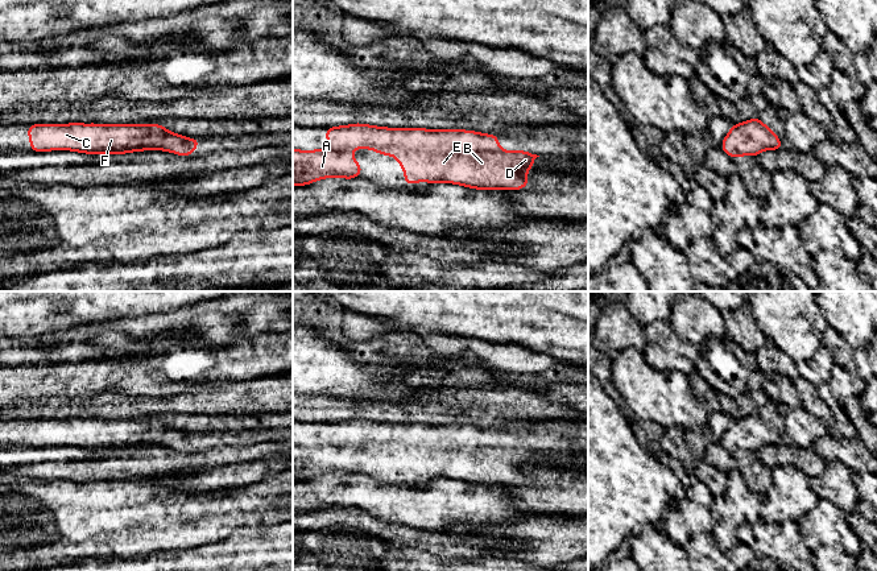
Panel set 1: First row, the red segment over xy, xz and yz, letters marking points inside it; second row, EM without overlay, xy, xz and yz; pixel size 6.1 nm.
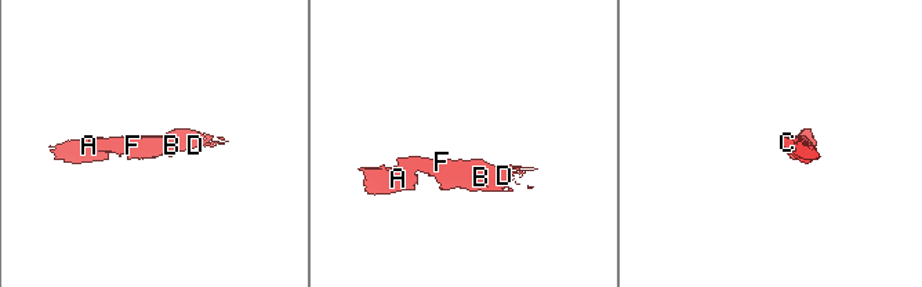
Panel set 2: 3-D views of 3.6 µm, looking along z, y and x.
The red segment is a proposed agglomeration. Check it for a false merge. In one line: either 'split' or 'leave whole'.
leave whole

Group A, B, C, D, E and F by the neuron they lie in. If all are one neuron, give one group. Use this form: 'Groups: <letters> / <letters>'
Groups: A B C D E F

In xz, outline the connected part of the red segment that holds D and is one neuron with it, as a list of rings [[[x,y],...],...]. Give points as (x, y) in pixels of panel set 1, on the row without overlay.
[[[349,419],[342,422],[326,423],[327,439],[344,439],[346,444],[314,444],[303,447],[293,444],[293,481],[306,481],[317,479],[323,473],[339,472],[346,475],[357,473],[363,462],[352,454],[352,446],[364,443],[372,444],[382,451],[396,451],[400,462],[404,463],[405,477],[408,483],[414,477],[430,479],[455,479],[476,485],[522,485],[528,481],[529,473],[525,468],[526,464],[534,466],[533,456],[539,452],[530,447],[518,446],[508,447],[500,443],[497,430],[479,429],[475,426],[463,425],[423,425],[423,423],[385,423],[368,419]]]

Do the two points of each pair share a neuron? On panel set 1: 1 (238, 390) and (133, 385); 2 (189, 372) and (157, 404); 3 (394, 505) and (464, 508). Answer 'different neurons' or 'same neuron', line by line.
1: different neurons
2: different neurons
3: same neuron

